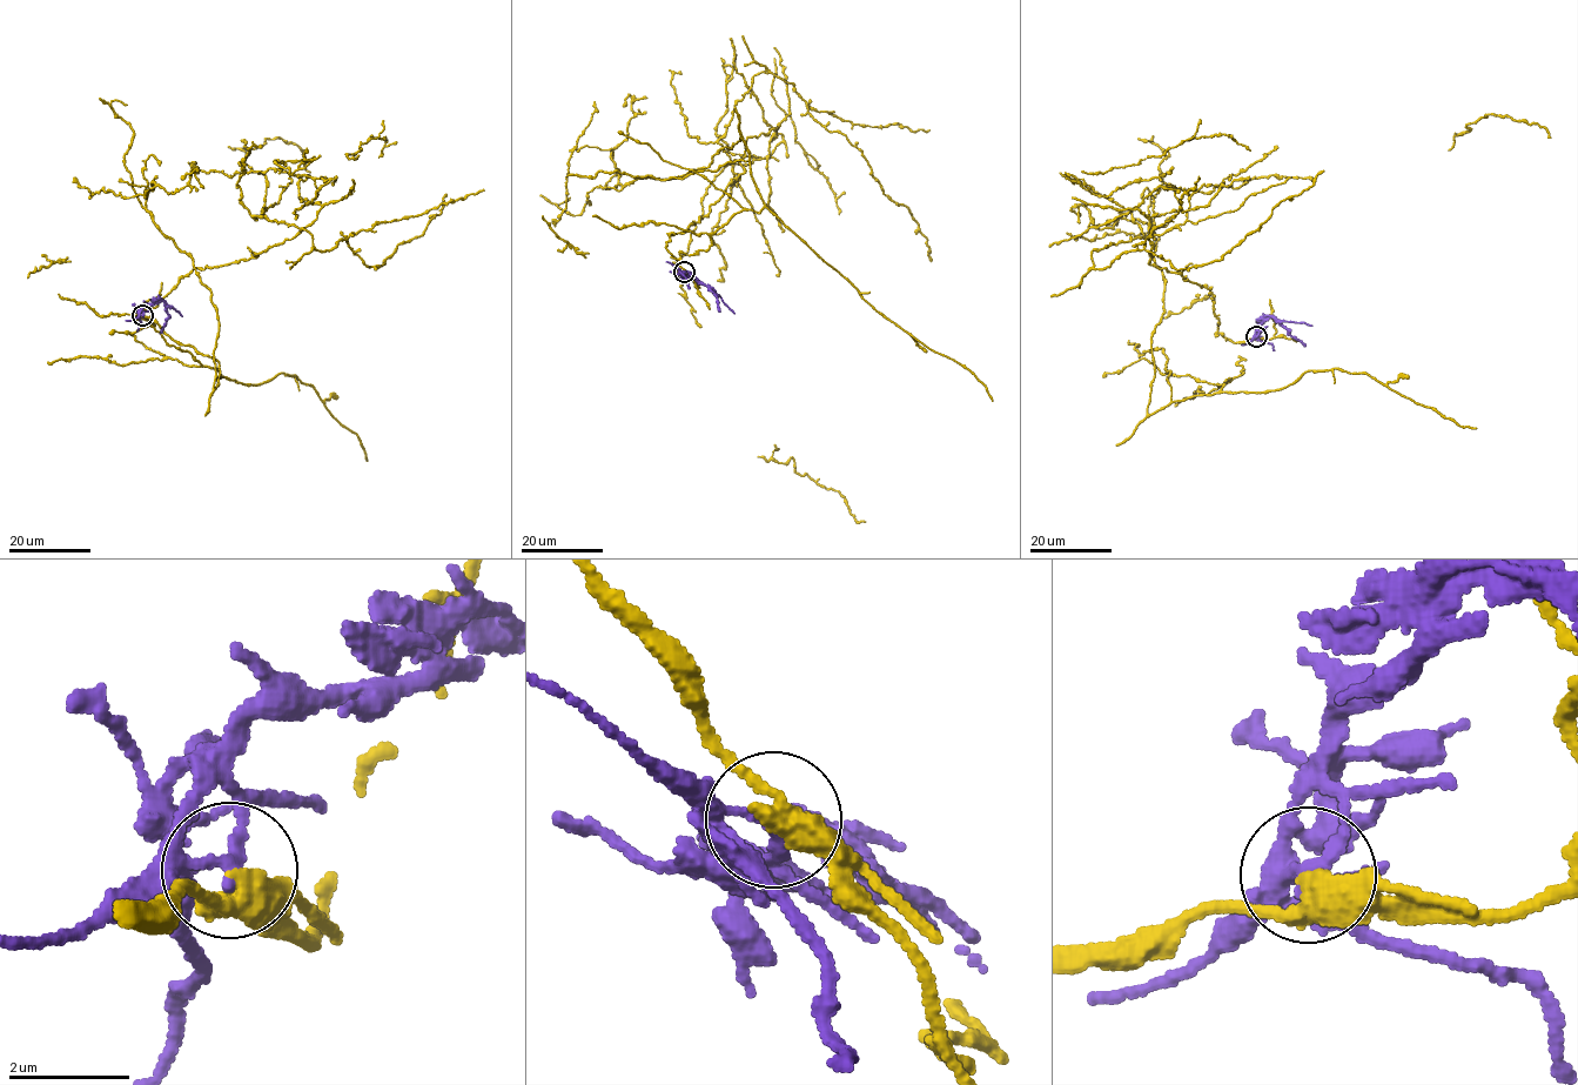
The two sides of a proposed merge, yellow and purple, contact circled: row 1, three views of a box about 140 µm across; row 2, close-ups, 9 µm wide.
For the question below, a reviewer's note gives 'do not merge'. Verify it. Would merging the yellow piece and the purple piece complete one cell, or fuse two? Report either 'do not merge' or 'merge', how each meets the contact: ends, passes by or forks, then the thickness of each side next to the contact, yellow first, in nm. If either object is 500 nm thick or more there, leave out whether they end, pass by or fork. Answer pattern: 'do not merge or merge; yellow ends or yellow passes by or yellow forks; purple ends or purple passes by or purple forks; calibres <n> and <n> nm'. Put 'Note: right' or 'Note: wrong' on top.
Note: right
do not merge; yellow passes by; purple forks; calibres 380 and 170 nm

